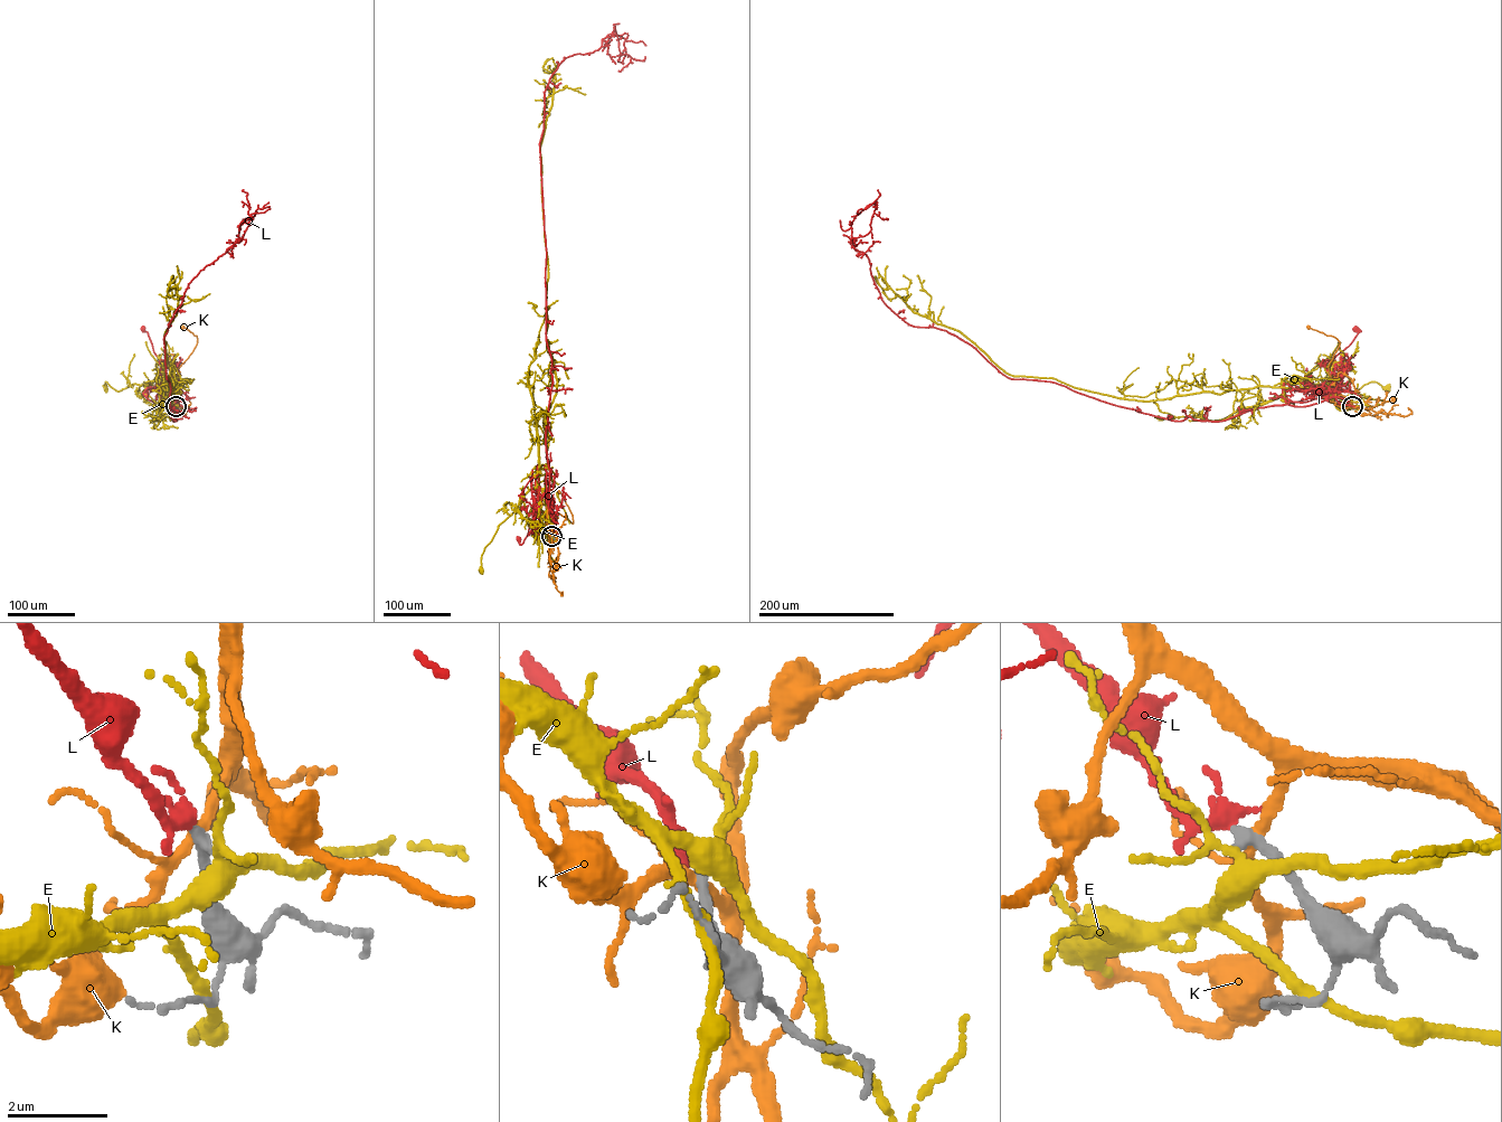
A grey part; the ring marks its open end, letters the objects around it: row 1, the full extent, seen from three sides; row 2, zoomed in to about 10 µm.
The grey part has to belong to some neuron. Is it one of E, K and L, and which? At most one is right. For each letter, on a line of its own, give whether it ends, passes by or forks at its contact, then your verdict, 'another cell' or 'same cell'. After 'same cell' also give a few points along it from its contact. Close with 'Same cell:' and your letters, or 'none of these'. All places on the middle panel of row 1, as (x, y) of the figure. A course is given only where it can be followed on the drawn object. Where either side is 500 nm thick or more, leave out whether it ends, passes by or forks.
E: it forks; another cell
K: it forks; another cell
L: it forks; same cell; course (551, 536), (546, 527), (547, 519), (548, 527), (545, 518), (537, 516), (523, 541), (519, 544), (518, 539)
Same cell: L

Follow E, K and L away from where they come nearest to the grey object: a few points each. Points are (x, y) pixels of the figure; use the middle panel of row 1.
E: (551, 536), (537, 521), (527, 520), (519, 511), (518, 505), (522, 498), (484, 548), (481, 571)
K: (551, 536), (546, 515), (549, 512), (558, 512), (573, 524), (572, 515), (558, 492)
L: (551, 536), (546, 527), (547, 519), (548, 527), (545, 518), (537, 516), (523, 541), (519, 544), (518, 539)

